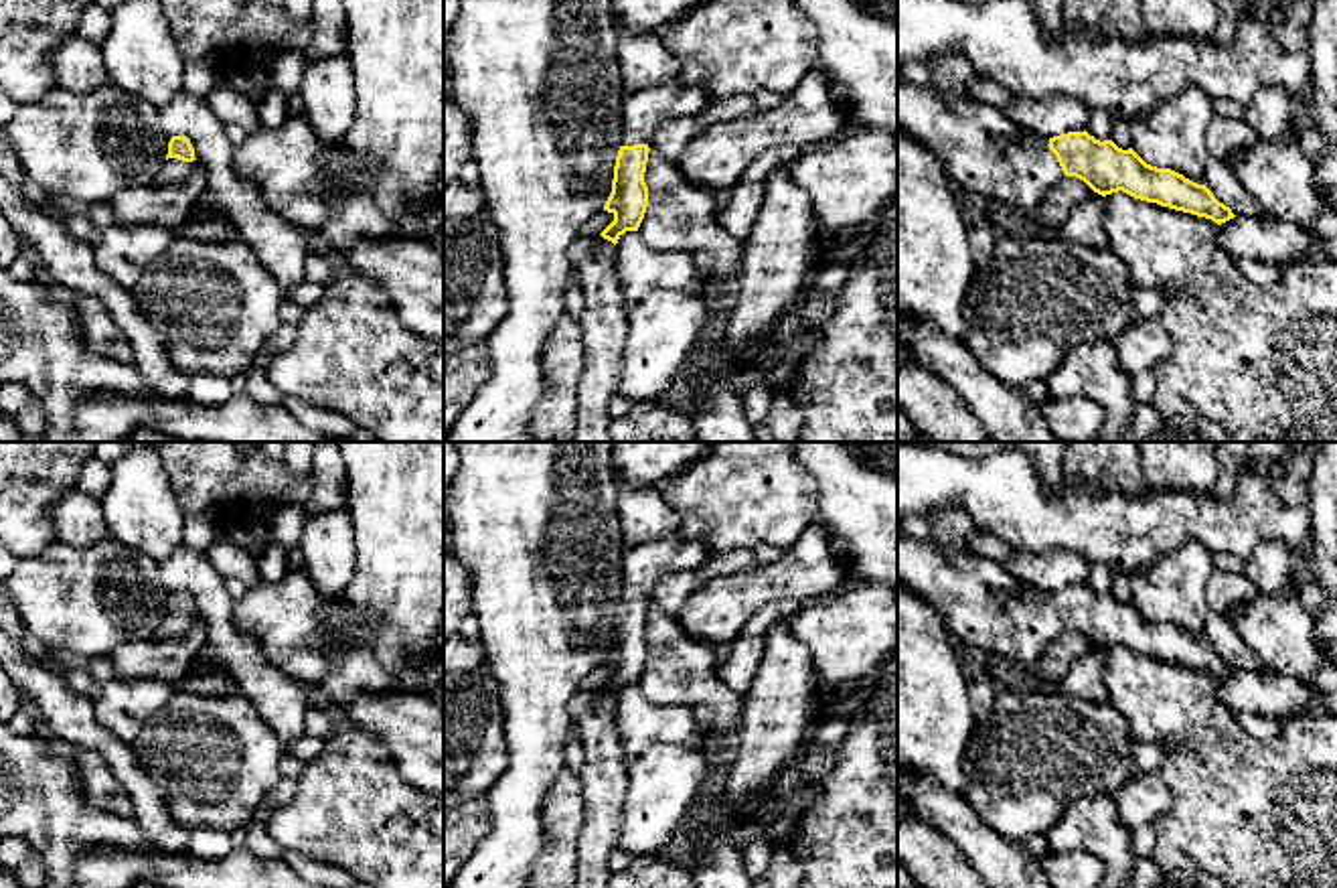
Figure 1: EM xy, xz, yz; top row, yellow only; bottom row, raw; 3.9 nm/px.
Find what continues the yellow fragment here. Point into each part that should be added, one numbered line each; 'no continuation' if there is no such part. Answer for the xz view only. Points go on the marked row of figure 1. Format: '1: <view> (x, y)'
1: xz (653, 96)

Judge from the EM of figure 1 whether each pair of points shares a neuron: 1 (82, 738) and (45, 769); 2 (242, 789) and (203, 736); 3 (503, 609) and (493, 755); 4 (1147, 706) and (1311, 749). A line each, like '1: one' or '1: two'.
1: two
2: one
3: two
4: one

